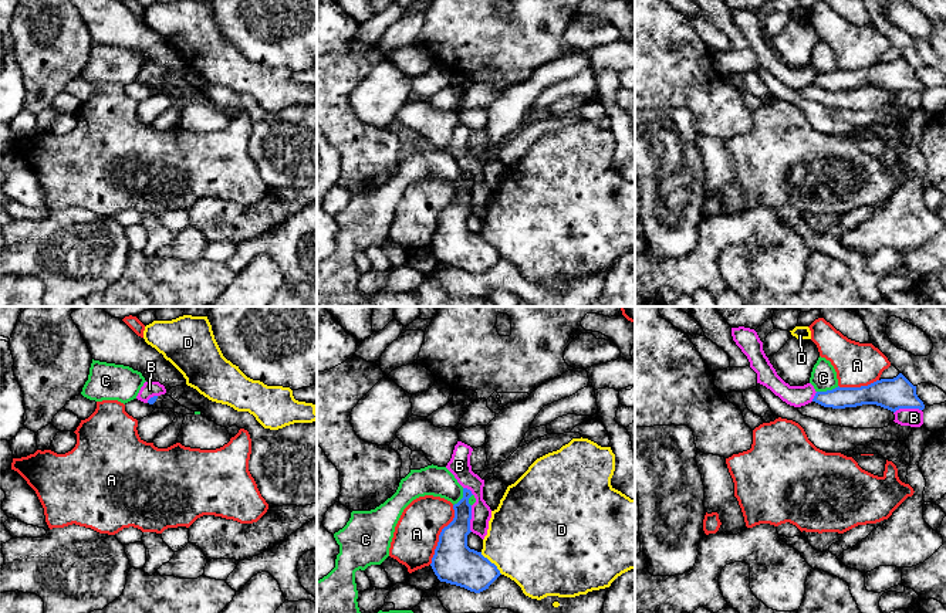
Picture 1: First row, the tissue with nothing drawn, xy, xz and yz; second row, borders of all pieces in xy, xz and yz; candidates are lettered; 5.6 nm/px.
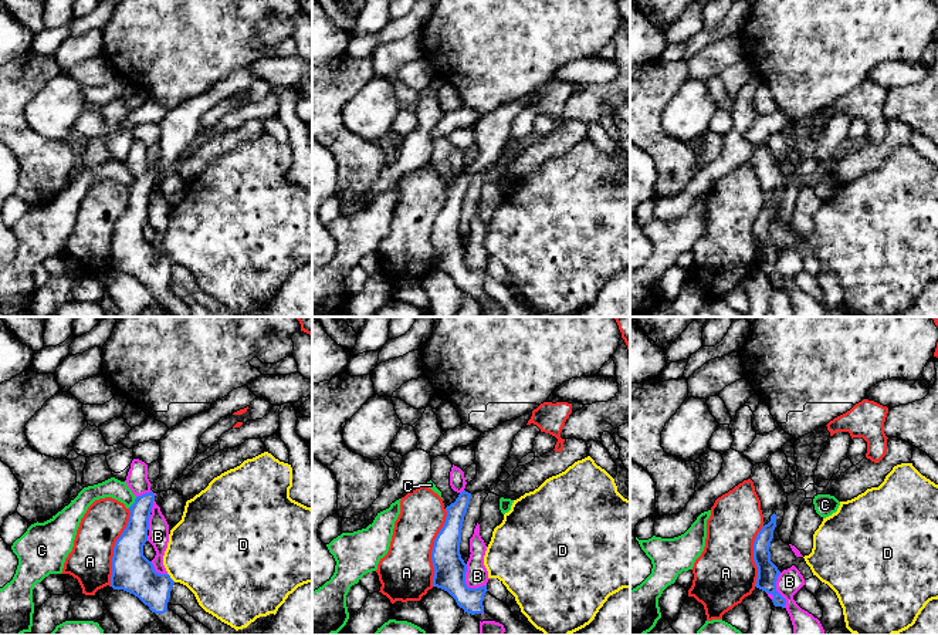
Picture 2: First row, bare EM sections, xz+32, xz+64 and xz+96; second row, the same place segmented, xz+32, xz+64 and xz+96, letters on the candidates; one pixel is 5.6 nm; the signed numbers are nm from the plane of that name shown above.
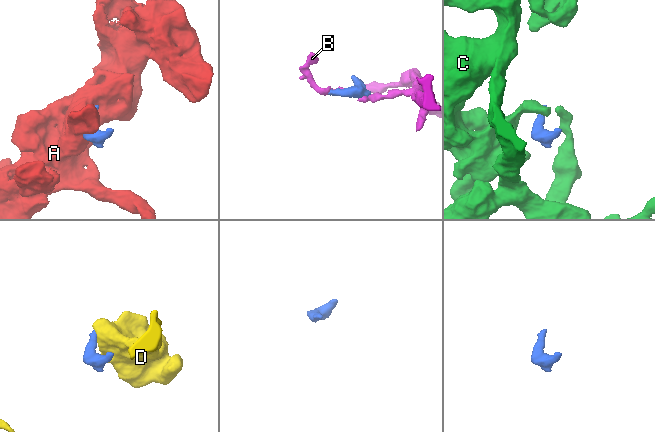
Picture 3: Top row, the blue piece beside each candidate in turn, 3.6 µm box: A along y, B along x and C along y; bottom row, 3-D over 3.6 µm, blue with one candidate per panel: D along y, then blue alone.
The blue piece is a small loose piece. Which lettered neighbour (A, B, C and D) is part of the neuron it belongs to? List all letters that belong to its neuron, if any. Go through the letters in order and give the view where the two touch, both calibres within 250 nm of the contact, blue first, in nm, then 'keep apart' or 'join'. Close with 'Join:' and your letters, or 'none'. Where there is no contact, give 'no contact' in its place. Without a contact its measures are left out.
A: xz | 240/260 nm | keep apart
B: yz | 180/110 nm | keep apart
C: yz | 130/140 nm | keep apart
D: xz | 240/460 nm | keep apart
Join: none

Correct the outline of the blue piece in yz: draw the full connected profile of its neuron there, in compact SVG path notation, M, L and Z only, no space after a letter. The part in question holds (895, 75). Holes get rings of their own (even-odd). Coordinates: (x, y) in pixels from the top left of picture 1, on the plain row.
M902 55L893 61L881 61L868 68L838 68L832 72L817 74L812 84L832 91L876 87L893 95L899 91L925 91L923 84L916 77L916 68Z

